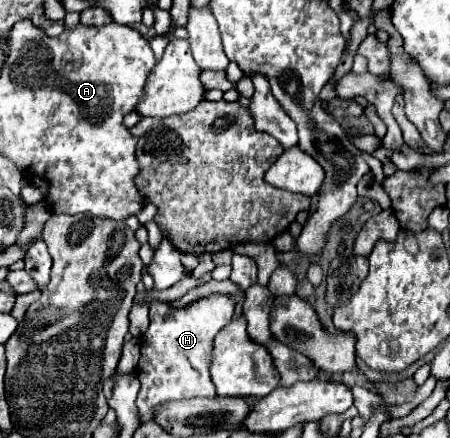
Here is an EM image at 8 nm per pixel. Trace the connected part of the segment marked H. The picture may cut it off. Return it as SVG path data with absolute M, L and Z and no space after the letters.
M208 296L180 310L170 310L166 302L150 304L150 326L140 338L142 360L138 364L142 388L136 404L142 422L152 420L158 404L194 396L216 396L208 374L208 350L212 350L212 338L232 320L232 314L234 302L224 296Z

